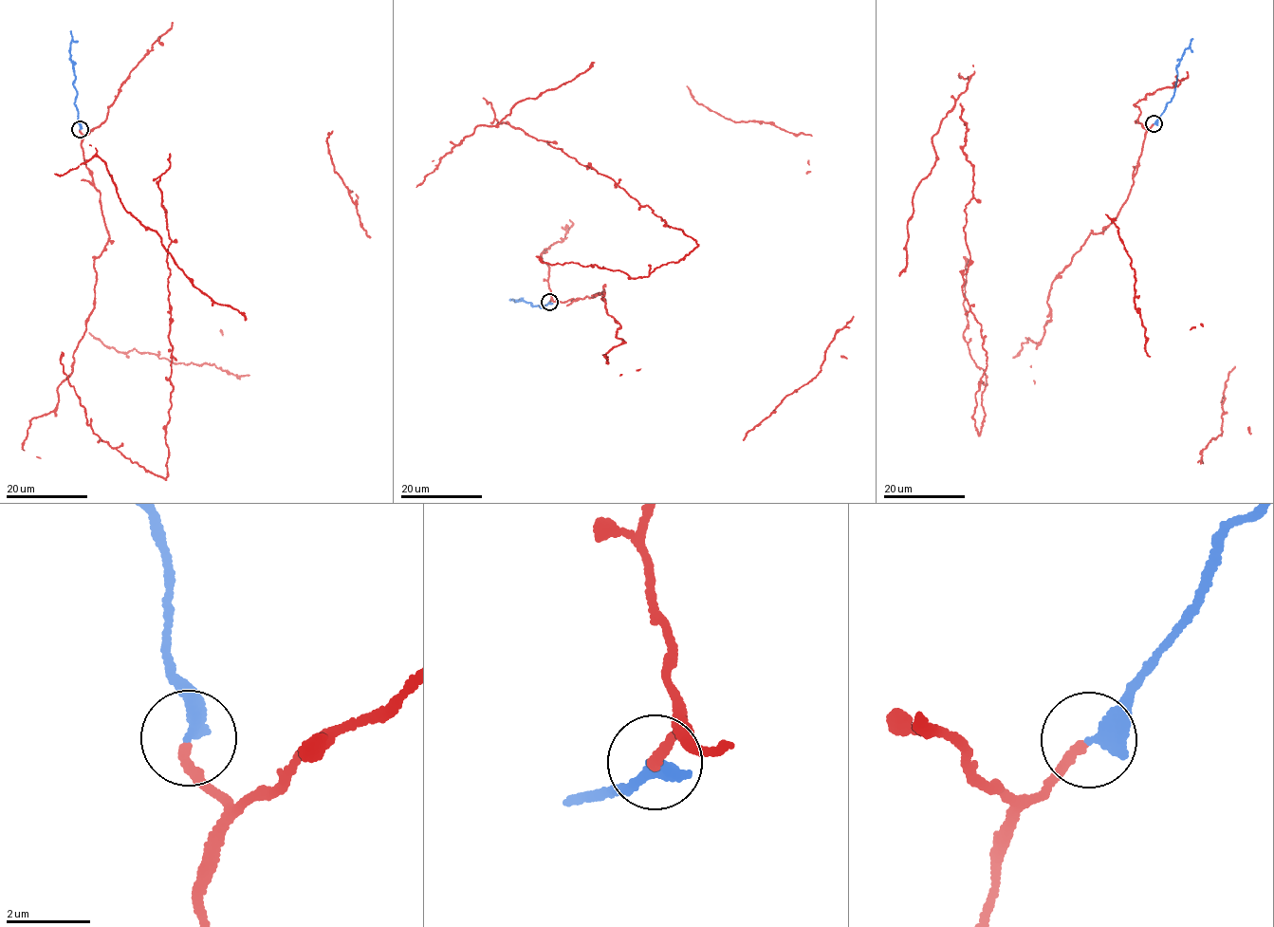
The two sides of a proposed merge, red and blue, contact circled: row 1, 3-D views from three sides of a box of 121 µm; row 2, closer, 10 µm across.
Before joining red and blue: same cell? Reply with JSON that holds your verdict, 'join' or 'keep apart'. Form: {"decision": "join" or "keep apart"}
{"decision": "join"}

